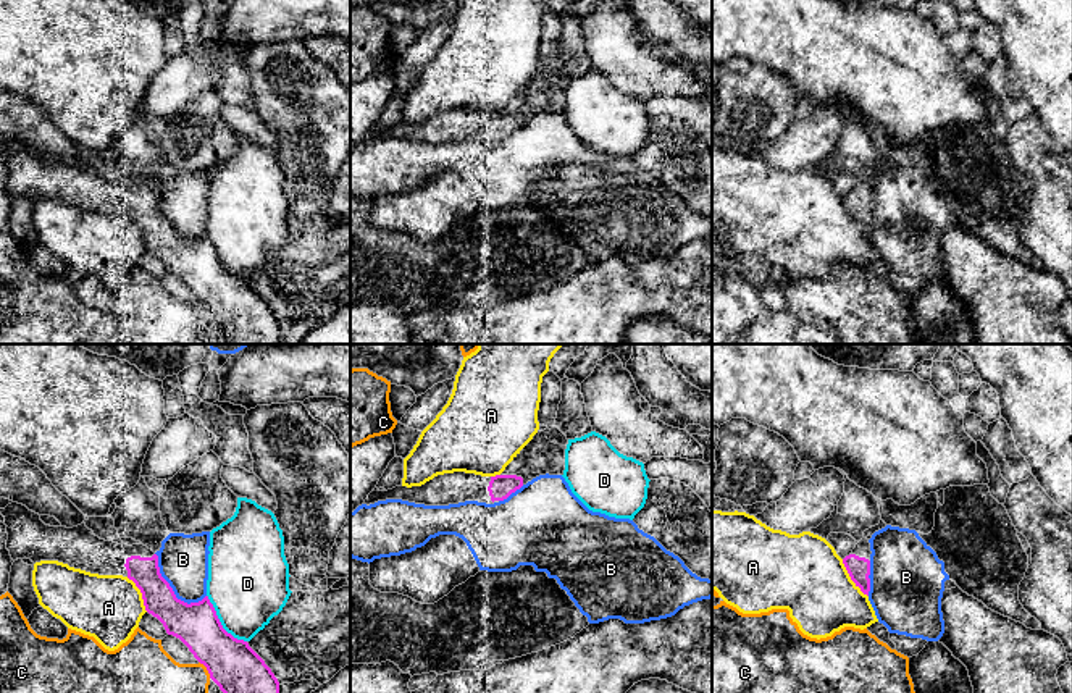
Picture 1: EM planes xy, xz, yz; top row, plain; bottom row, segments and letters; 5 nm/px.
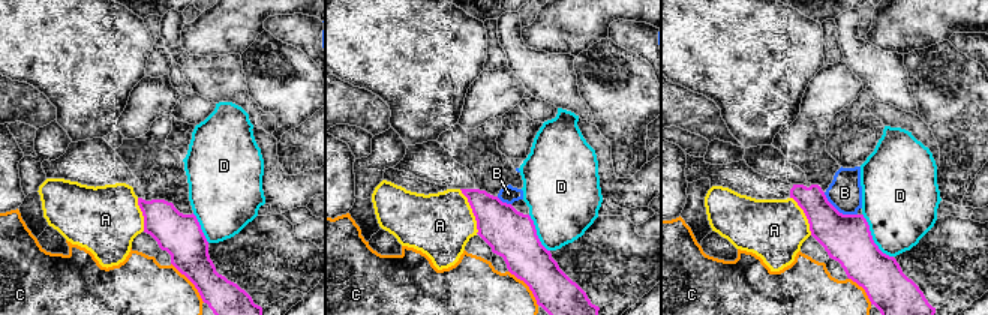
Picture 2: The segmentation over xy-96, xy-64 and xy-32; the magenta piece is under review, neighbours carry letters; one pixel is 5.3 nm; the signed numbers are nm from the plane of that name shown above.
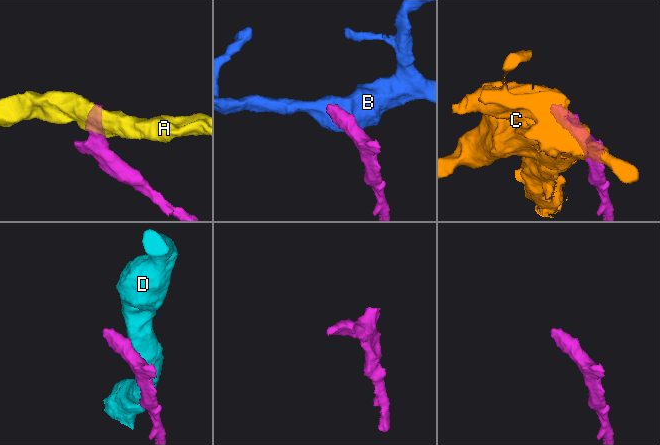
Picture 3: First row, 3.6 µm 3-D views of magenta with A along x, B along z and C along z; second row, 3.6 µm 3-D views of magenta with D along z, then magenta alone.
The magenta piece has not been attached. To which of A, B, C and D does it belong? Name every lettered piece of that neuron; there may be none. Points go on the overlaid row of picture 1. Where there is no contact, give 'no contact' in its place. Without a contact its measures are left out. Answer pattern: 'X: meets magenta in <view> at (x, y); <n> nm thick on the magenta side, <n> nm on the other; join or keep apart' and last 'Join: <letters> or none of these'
A: meets magenta in yz at (851, 579); 110 nm thick on the magenta side, 380 nm on the other; keep apart
B: meets magenta in xy at (171, 590); 220 nm thick on the magenta side, 260 nm on the other; keep apart
C: meets magenta in xy at (207, 669); 240 nm thick on the magenta side, 200 nm on the other; keep apart
D: meets magenta in xy at (220, 622); 240 nm thick on the magenta side, 400 nm on the other; keep apart
Join: none of these

